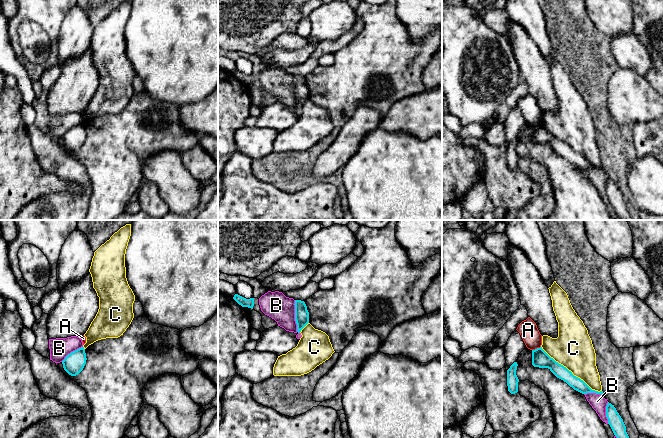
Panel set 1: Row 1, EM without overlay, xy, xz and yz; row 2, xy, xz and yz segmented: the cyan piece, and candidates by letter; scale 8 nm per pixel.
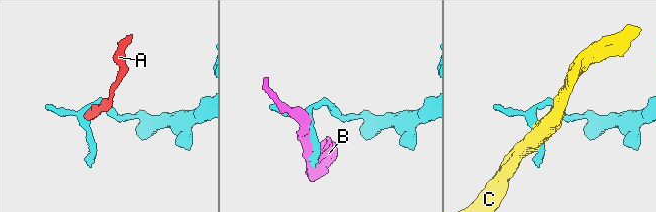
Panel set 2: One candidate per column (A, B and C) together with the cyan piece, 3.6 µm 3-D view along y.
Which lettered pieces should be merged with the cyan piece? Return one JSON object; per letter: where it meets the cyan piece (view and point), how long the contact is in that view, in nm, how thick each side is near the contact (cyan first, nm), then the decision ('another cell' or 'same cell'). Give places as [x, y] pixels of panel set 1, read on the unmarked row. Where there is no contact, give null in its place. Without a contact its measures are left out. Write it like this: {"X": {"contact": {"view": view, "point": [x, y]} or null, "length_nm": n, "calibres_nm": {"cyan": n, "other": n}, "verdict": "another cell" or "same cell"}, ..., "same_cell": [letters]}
{"A": {"contact": {"view": "yz", "point": [537, 124]}, "length_nm": 80, "calibres_nm": {"cyan": 140, "other": 150}, "verdict": "another cell"}, "B": {"contact": {"view": "xz", "point": [295, 93]}, "length_nm": 280, "calibres_nm": {"cyan": 110, "other": 220}, "verdict": "another cell"}, "C": {"contact": {"view": "yz", "point": [571, 148]}, "length_nm": 600, "calibres_nm": {"cyan": 120, "other": 320}, "verdict": "another cell"}, "same_cell": []}

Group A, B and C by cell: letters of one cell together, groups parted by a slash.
A / B / C

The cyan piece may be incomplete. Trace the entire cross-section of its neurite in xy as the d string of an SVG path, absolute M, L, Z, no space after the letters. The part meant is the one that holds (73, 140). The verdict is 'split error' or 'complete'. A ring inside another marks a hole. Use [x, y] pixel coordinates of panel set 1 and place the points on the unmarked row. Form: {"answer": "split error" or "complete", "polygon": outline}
{"answer": "complete", "polygon": "M81 123L68 130L62 137L64 146L71 152L78 151L86 140L86 129L84 123Z"}

